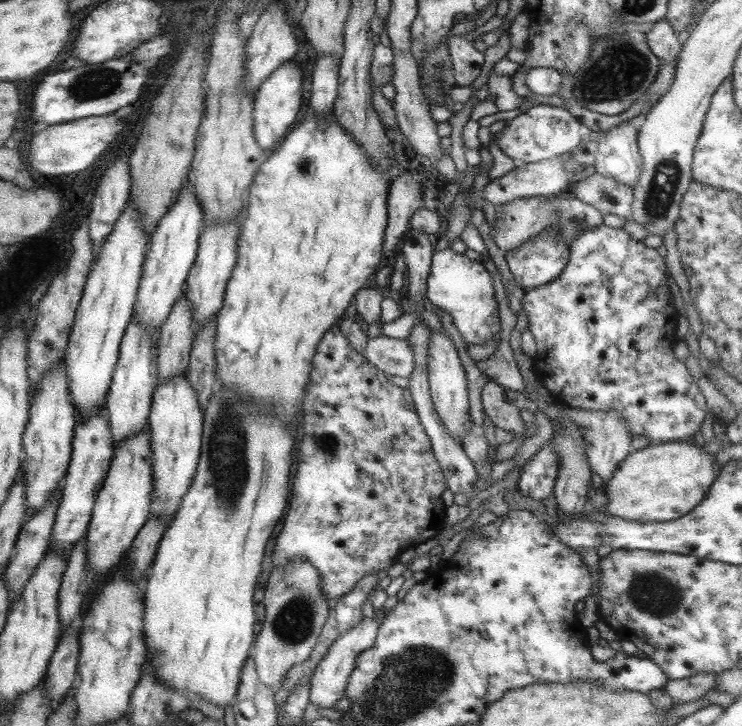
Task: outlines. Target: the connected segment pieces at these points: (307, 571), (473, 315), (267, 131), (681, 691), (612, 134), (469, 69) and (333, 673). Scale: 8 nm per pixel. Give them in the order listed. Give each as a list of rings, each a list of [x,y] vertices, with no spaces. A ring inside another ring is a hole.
[[[293,560],[281,570],[272,570],[263,592],[264,618],[261,630],[253,639],[250,656],[257,676],[265,686],[275,689],[294,664],[309,657],[315,646],[331,605],[319,588],[319,574],[307,560]]]
[[[450,248],[432,252],[431,264],[425,282],[425,297],[451,316],[453,326],[466,345],[481,347],[499,345],[500,322],[497,302],[493,295],[493,282],[490,274],[480,261],[471,261],[461,253]]]
[[[283,62],[281,66],[273,68],[265,80],[261,80],[259,88],[254,92],[253,100],[253,139],[262,150],[275,146],[281,138],[286,138],[297,118],[301,102],[301,74],[295,66]]]
[[[699,672],[679,680],[667,680],[664,691],[677,702],[688,703],[702,697],[709,688],[713,688],[717,673]]]
[[[630,121],[611,126],[607,131],[591,131],[591,138],[594,138],[594,144],[597,145],[591,171],[633,188],[642,167],[637,132],[637,128]]]
[[[450,32],[447,35],[455,87],[469,86],[481,70],[483,52],[471,46],[463,35],[451,35]]]
[[[379,617],[362,618],[359,624],[345,630],[343,634],[339,634],[331,646],[328,646],[325,656],[319,660],[317,666],[312,670],[309,678],[309,702],[315,704],[319,708],[331,708],[339,698],[345,697],[345,686],[347,684],[347,676],[353,670],[355,658],[365,650],[371,648],[375,640]]]

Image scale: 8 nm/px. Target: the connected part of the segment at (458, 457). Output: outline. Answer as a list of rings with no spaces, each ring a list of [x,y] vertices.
[[[422,321],[415,322],[415,324],[411,326],[410,332],[406,341],[412,347],[412,362],[414,363],[414,366],[412,374],[408,376],[409,385],[406,387],[406,390],[410,393],[415,412],[417,413],[425,434],[430,440],[435,461],[444,476],[447,490],[450,490],[453,494],[466,495],[466,493],[474,488],[473,483],[477,479],[476,470],[474,465],[469,461],[465,451],[461,450],[461,444],[455,442],[455,440],[447,434],[445,427],[441,424],[441,420],[439,420],[439,416],[437,416],[437,412],[435,412],[435,409],[433,409],[432,406],[426,374],[426,353],[428,343],[430,342],[428,326],[423,324]]]

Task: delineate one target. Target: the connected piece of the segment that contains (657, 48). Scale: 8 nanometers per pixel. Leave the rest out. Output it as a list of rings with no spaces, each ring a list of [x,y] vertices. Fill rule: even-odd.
[[[664,18],[653,23],[643,37],[649,50],[663,62],[673,62],[679,56],[682,37],[673,32],[671,24]]]

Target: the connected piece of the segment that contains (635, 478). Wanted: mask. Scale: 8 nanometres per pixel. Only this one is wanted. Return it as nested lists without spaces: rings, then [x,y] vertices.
[[[684,440],[656,445],[648,444],[641,449],[632,450],[621,460],[618,468],[613,472],[613,477],[602,484],[607,498],[603,507],[604,511],[606,514],[621,517],[621,519],[641,523],[660,523],[681,518],[703,500],[707,488],[716,480],[720,470],[714,465],[714,462],[715,454],[707,454],[700,445],[694,445]]]

